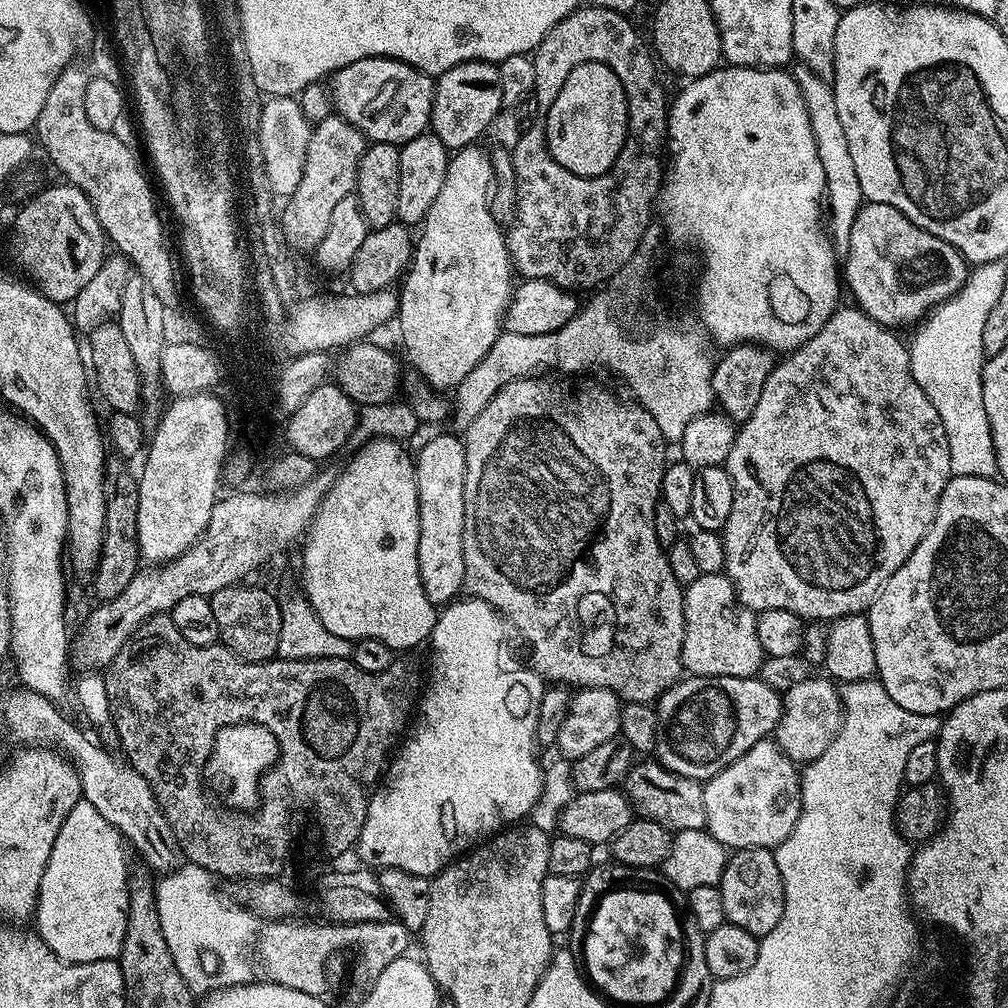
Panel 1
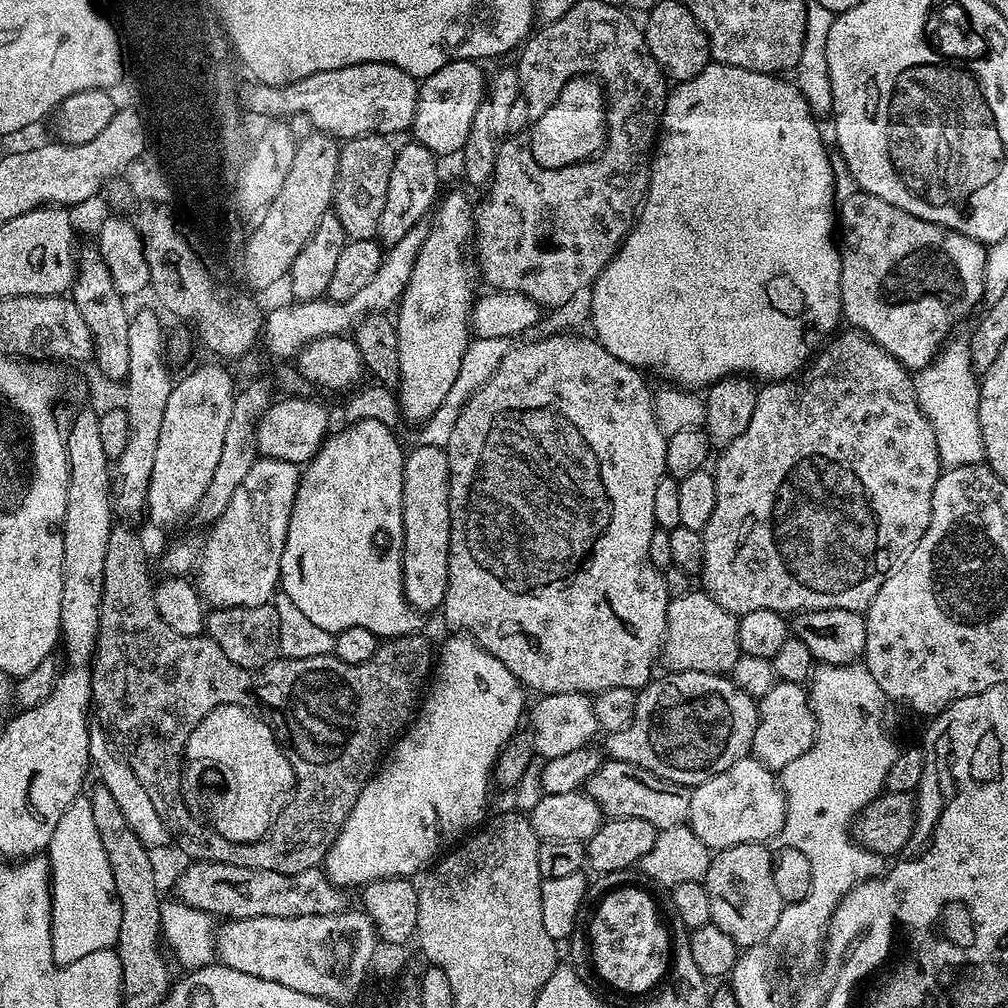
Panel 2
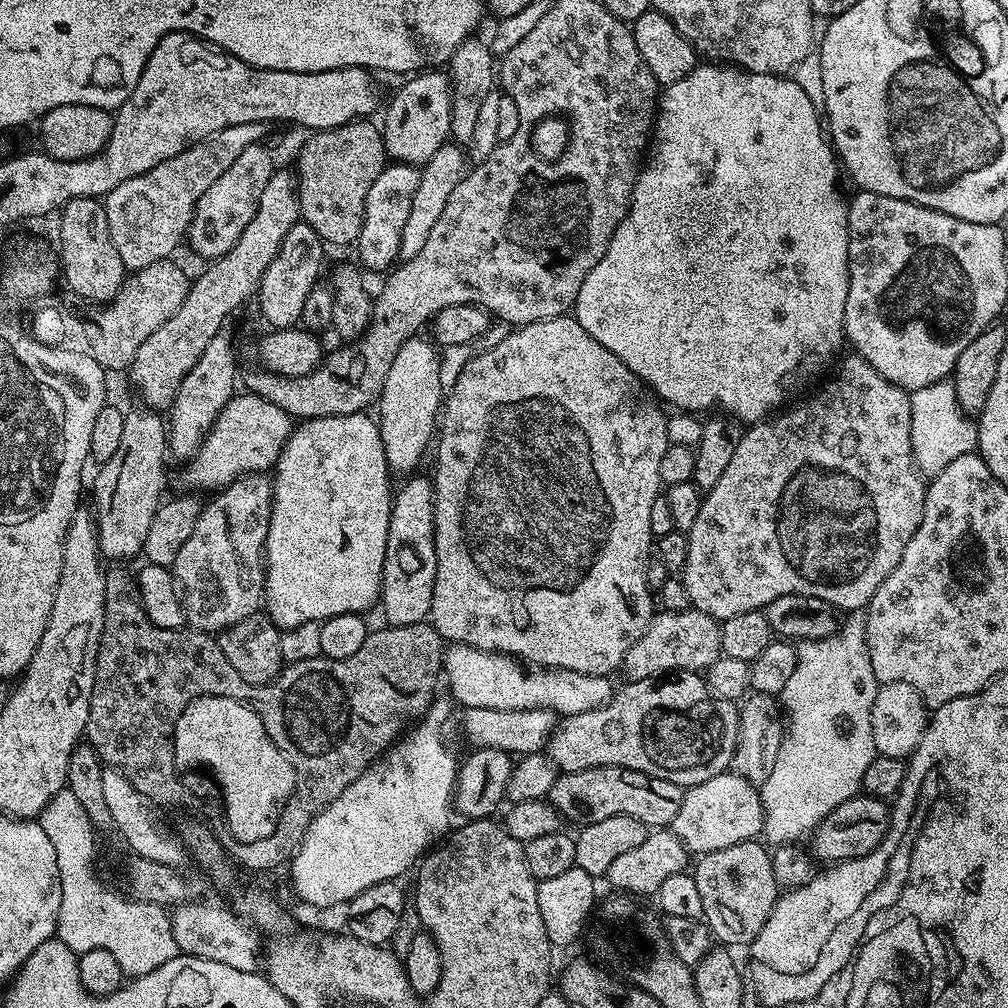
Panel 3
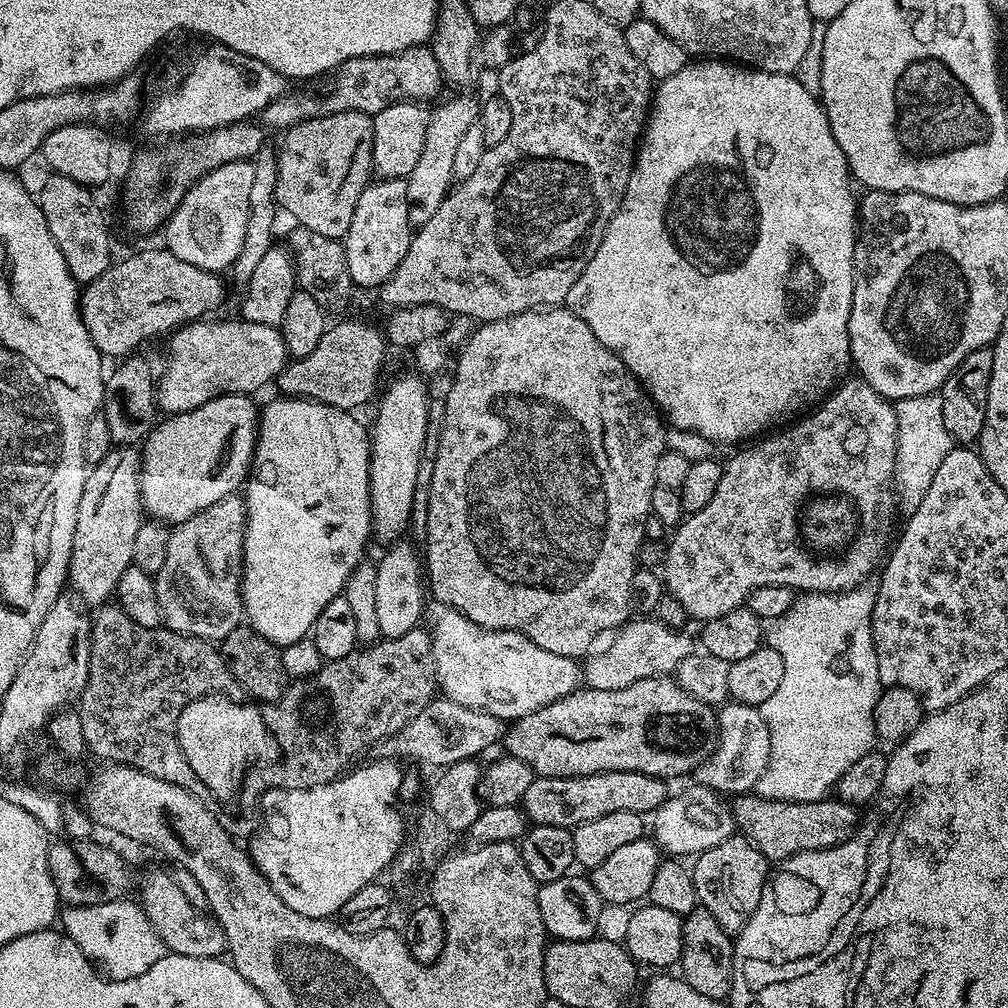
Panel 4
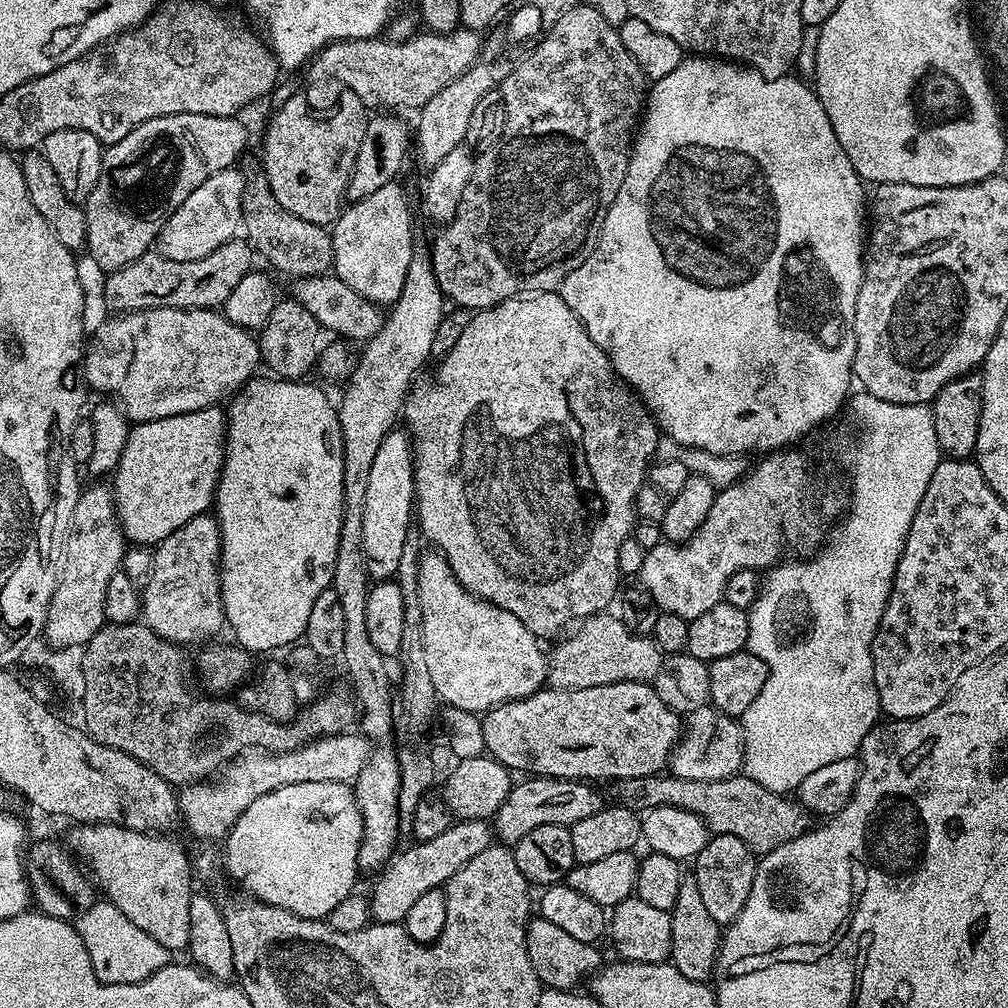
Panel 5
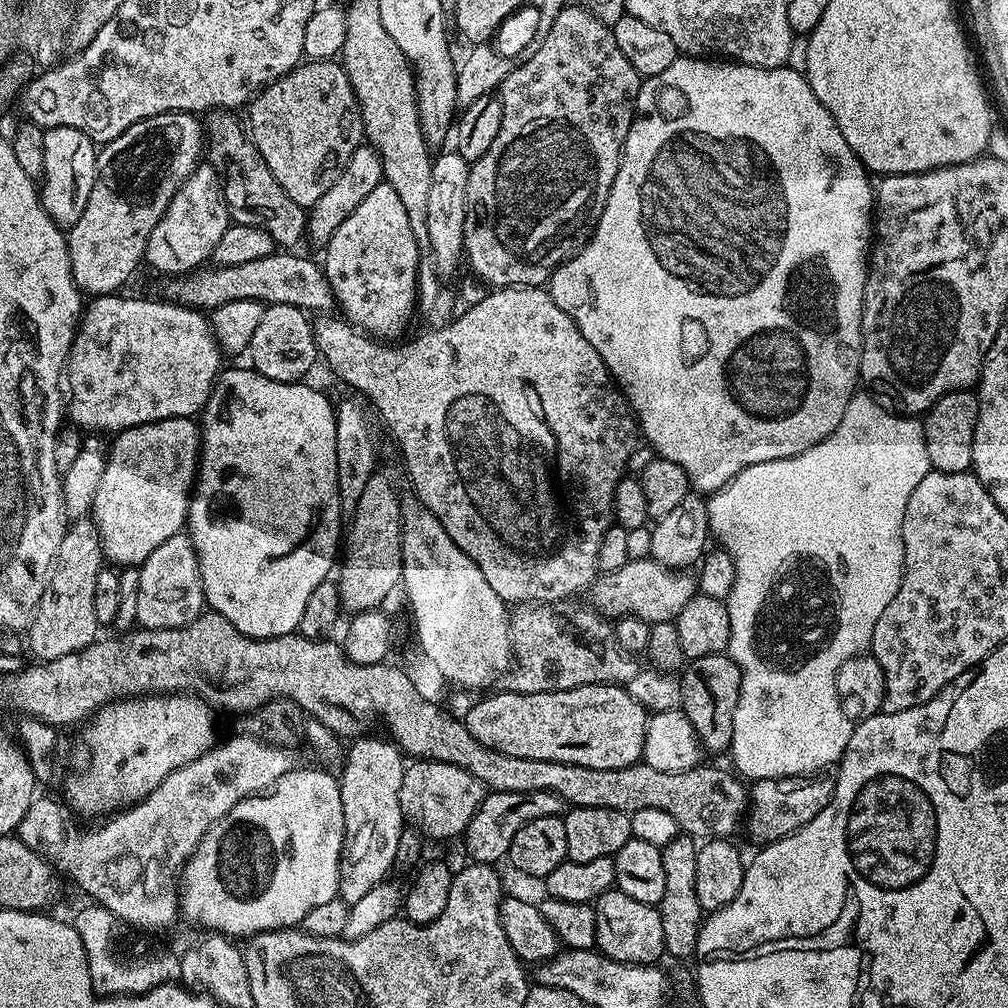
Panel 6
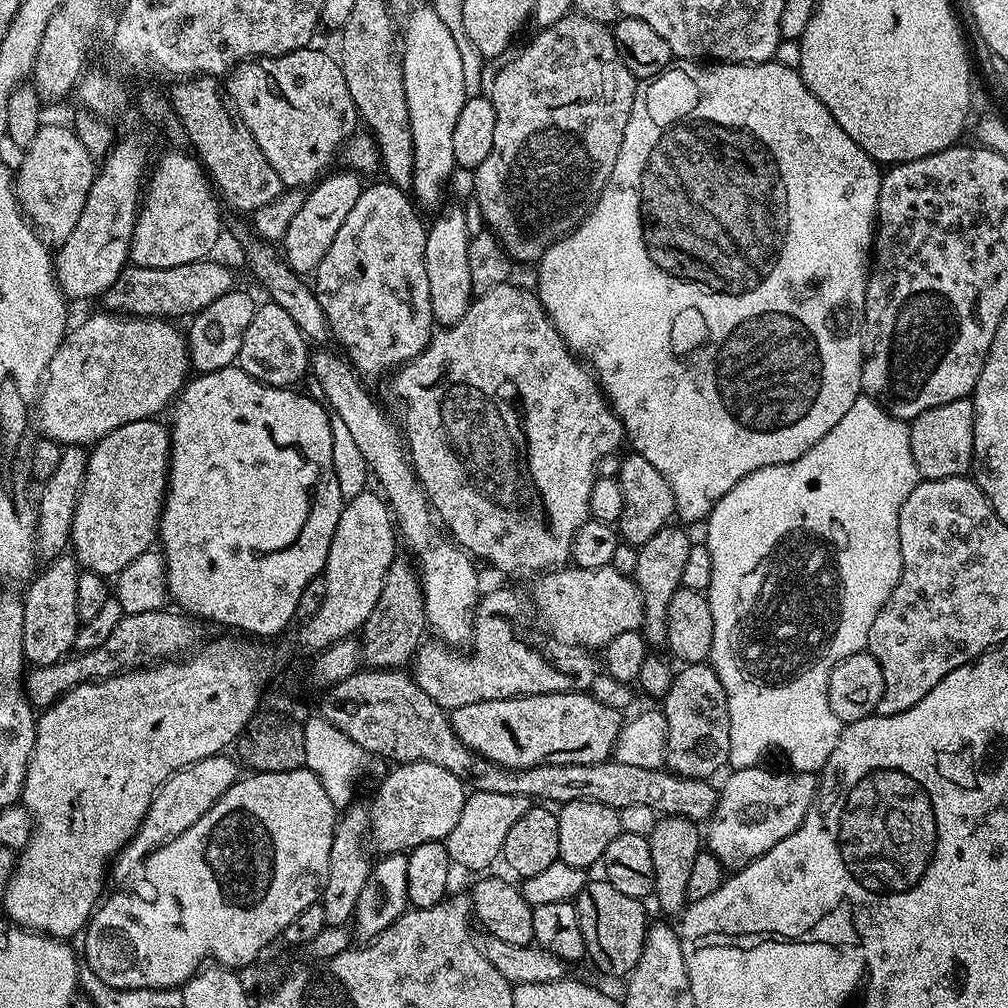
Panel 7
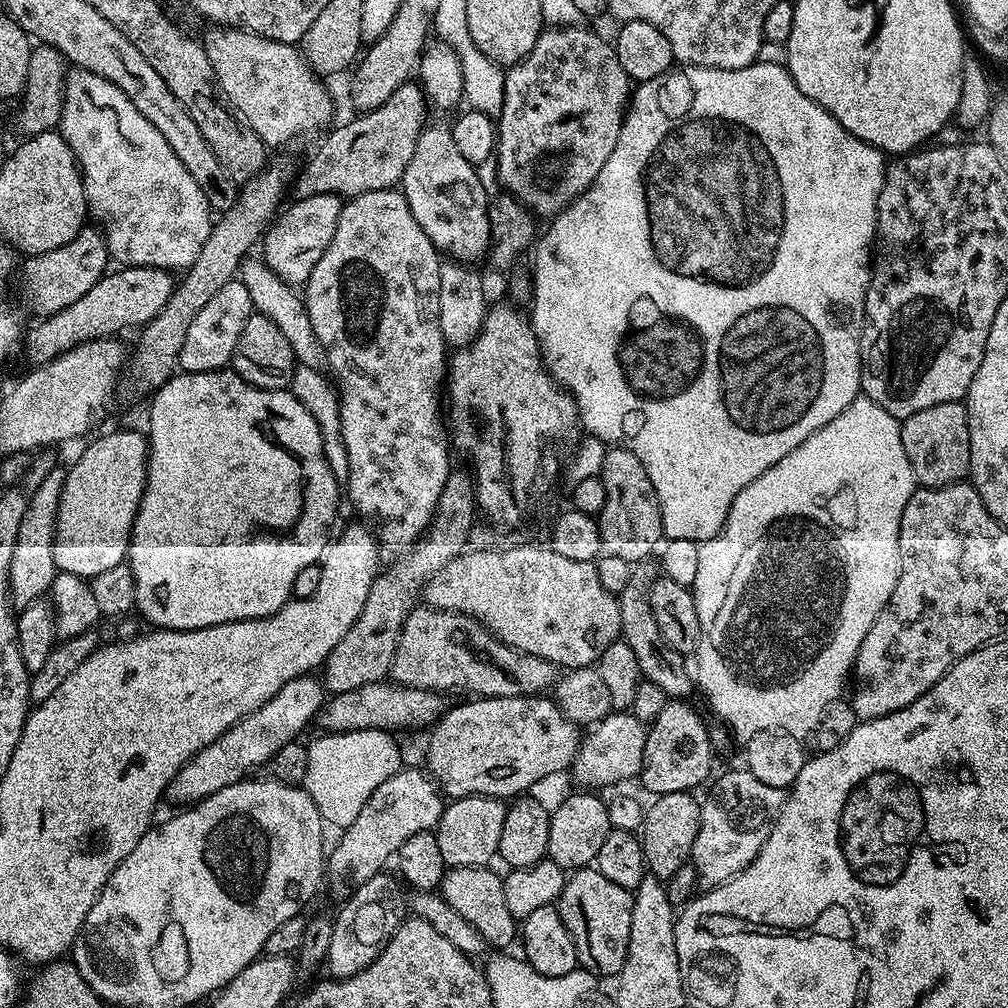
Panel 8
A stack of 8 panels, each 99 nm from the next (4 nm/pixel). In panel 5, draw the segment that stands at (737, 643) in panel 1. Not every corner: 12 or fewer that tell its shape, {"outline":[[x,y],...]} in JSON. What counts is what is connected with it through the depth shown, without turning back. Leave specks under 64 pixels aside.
{"outline":[[619,615],[587,617],[547,653],[551,687],[655,681],[666,663]]}

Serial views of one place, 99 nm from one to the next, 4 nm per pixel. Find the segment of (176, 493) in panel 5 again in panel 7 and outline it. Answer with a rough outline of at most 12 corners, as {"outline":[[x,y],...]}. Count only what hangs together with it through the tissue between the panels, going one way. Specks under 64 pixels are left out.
{"outline":[[156,418],[88,453],[72,519],[81,569],[153,547],[172,437]]}

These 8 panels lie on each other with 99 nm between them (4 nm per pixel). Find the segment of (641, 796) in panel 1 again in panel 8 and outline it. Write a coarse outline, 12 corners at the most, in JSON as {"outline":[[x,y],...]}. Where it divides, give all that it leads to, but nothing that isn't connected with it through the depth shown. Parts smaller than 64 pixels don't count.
{"outline":[[494,796],[445,803],[434,829],[448,868],[498,856],[508,804]]}

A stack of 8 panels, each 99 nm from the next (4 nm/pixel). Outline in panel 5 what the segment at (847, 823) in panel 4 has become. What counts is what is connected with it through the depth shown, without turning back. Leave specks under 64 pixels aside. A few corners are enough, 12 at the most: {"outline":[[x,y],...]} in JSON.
{"outline":[[743,774],[617,780],[624,802],[674,806],[757,857],[809,831],[799,801]]}

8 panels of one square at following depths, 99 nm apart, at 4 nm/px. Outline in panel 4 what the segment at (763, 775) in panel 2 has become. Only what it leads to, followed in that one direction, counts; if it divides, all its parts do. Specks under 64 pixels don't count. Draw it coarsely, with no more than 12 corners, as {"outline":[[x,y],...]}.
{"outline":[[693,783],[650,816],[672,858],[695,858],[733,836],[729,801]]}

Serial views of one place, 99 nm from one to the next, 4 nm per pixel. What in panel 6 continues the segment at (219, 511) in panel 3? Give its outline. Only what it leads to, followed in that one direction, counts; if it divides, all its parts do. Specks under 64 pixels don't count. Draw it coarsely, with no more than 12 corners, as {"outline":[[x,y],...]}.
{"outline":[[186,534],[139,565],[141,628],[193,624],[206,611]]}

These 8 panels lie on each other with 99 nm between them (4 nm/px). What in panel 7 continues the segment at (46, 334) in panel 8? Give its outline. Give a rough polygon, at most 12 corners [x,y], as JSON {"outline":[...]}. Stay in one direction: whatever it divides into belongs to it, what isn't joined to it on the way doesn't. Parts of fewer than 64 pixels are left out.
{"outline":[[213,258],[132,264],[105,290],[109,312],[191,318],[237,287]]}

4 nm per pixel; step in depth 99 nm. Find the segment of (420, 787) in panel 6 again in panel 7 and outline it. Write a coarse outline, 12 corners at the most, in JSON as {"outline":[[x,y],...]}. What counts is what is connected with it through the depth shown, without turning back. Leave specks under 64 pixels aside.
{"outline":[[396,764],[370,803],[375,851],[447,841],[464,781]]}

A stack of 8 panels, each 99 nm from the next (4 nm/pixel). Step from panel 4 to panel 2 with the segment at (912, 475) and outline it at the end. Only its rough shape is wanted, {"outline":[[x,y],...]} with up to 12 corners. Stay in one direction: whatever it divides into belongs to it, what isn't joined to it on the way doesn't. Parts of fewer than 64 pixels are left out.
{"outline":[[967,339],[914,376],[944,468],[985,463]]}

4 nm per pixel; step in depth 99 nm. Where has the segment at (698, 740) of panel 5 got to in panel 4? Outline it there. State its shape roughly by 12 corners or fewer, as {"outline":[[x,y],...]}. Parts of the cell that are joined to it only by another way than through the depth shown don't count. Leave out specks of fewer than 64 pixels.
{"outline":[[728,702],[694,780],[748,794],[768,769],[763,711]]}

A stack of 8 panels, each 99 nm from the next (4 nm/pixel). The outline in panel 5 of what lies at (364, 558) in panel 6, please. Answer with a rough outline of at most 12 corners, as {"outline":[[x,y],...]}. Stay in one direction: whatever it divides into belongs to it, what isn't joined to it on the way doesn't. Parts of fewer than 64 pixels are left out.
{"outline":[[382,438],[366,489],[368,574],[395,577],[414,522],[412,440]]}

